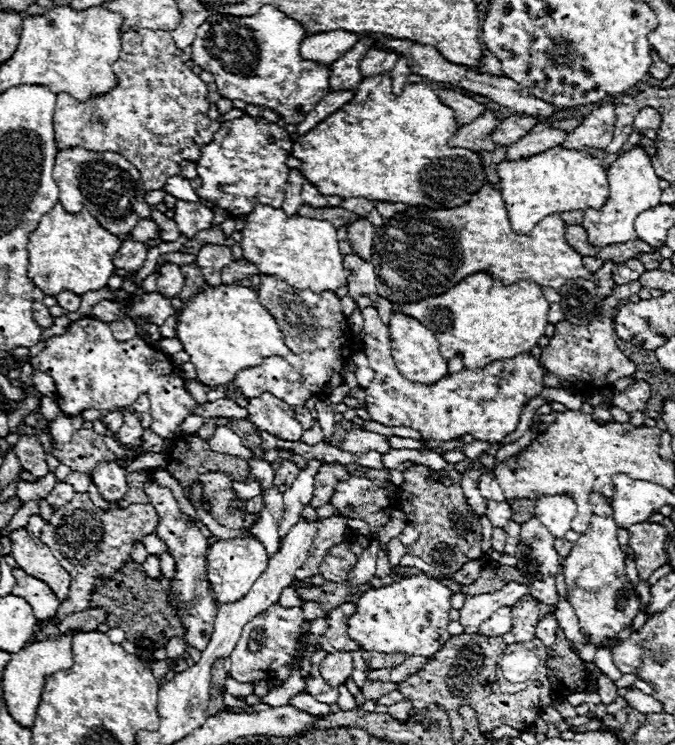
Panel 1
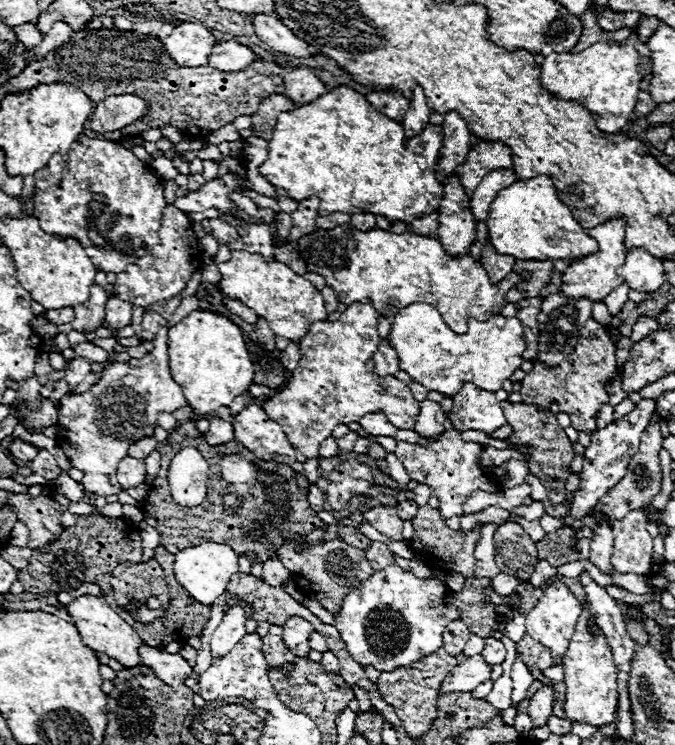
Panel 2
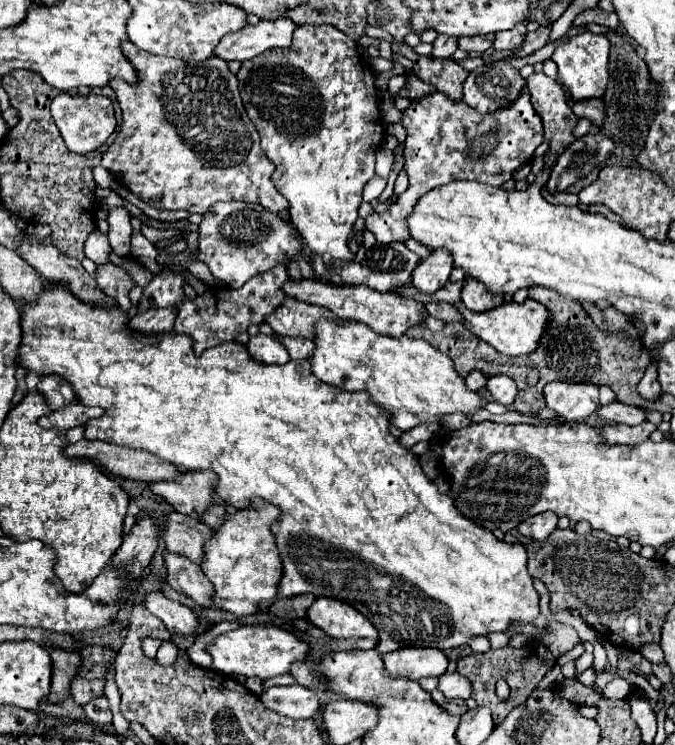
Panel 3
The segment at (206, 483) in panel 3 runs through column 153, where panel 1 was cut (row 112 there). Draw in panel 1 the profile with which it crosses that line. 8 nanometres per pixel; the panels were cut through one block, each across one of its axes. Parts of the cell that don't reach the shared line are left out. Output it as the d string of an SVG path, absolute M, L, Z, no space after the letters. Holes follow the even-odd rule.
M486 110L482 116L478 116L474 122L460 126L458 132L450 138L450 148L468 148L472 152L492 152L496 146L490 140L490 132L498 126L500 120L494 118L490 110Z

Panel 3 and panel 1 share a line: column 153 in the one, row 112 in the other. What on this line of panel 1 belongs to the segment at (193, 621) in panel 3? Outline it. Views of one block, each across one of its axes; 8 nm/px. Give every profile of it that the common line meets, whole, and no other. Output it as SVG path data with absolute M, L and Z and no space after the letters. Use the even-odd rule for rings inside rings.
M602 104L596 108L584 122L566 134L566 140L560 144L562 148L570 150L582 150L586 148L606 148L612 142L612 130L614 130L616 114L614 104Z

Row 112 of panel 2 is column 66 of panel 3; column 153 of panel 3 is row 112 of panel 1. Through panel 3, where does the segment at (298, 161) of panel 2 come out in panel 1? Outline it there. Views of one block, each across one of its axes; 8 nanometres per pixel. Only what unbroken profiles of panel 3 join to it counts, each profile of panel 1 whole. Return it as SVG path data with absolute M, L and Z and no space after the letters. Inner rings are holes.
M374 76L362 80L356 96L326 120L316 124L308 134L300 136L290 156L302 162L302 176L316 186L322 196L366 198L372 202L402 202L426 208L454 208L464 204L470 194L486 182L482 160L466 148L450 148L448 138L458 130L454 112L444 106L428 84L406 84L400 96L392 94L390 76Z

